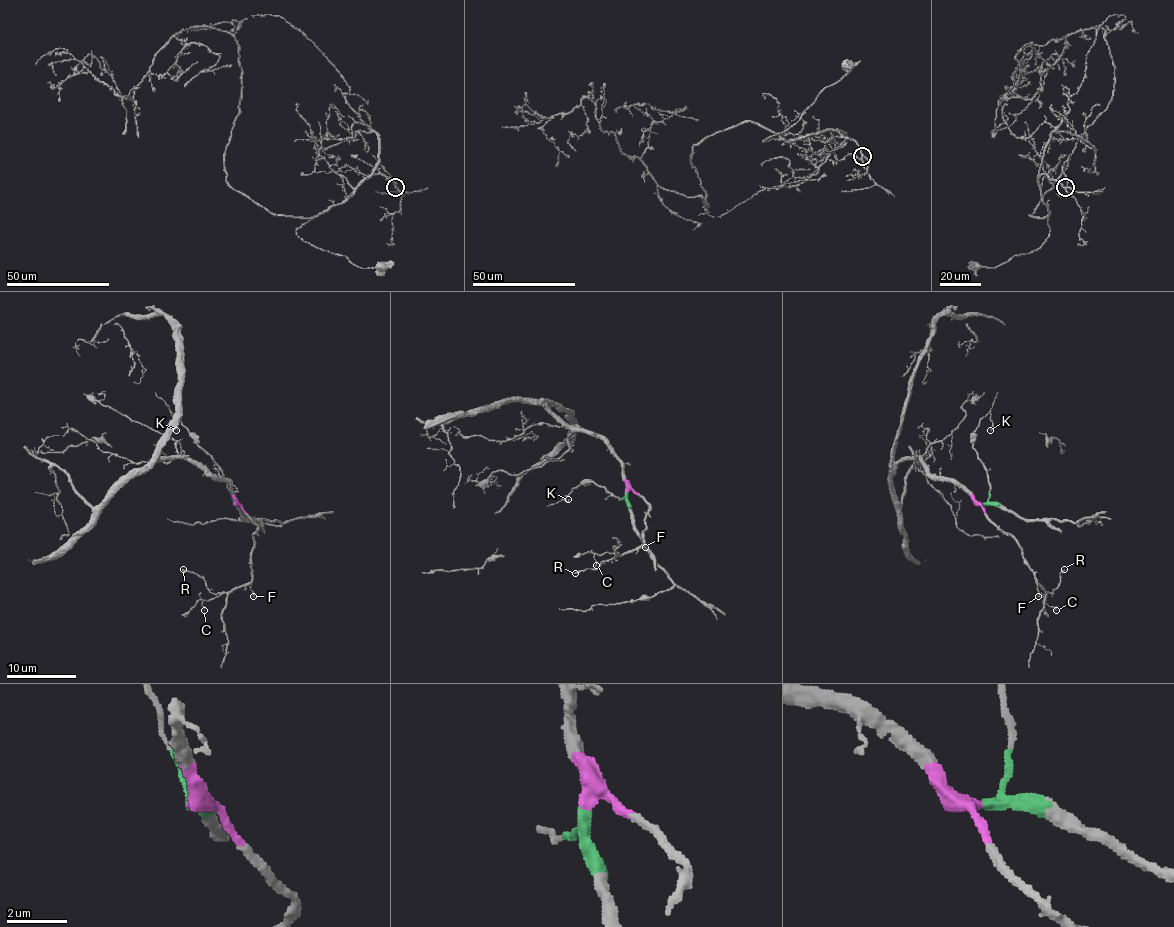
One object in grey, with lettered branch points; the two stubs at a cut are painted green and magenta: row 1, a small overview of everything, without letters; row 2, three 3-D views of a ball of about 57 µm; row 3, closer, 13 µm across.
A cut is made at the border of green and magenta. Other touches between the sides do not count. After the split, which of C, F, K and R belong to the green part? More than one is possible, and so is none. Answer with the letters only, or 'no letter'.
K

